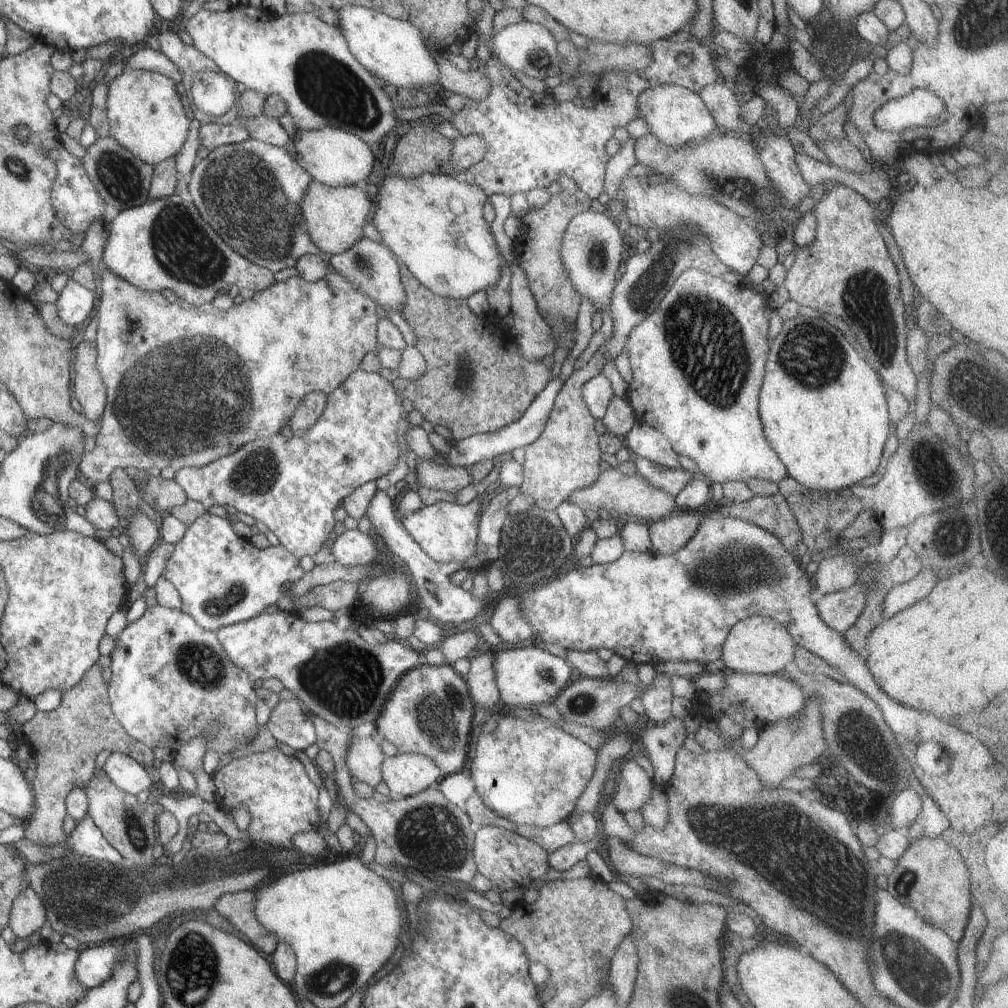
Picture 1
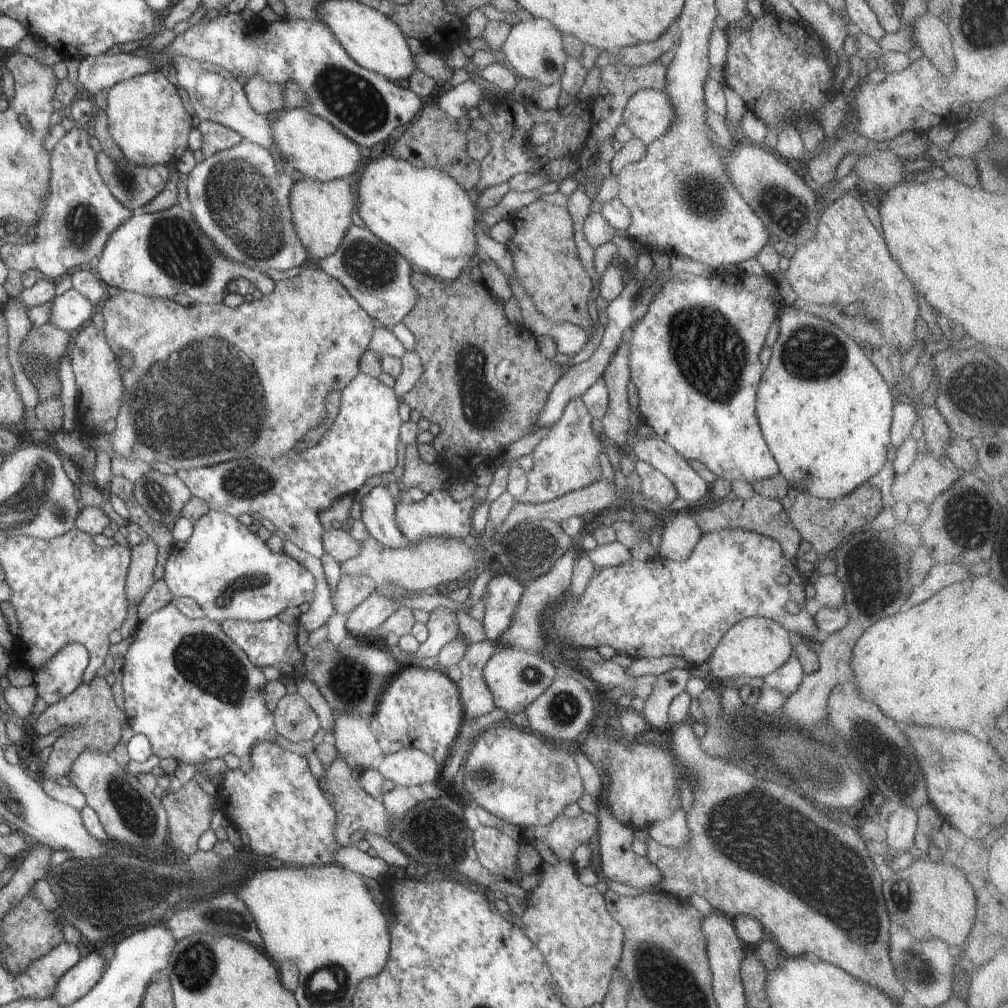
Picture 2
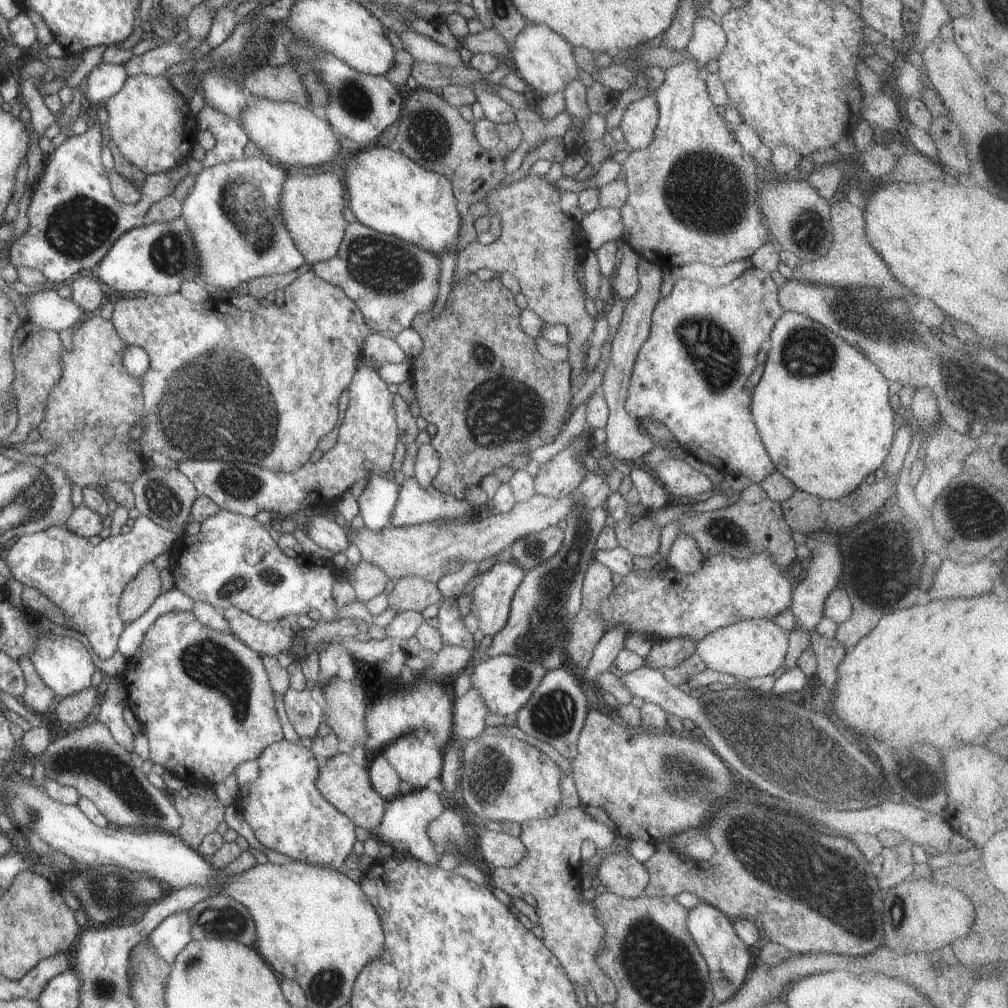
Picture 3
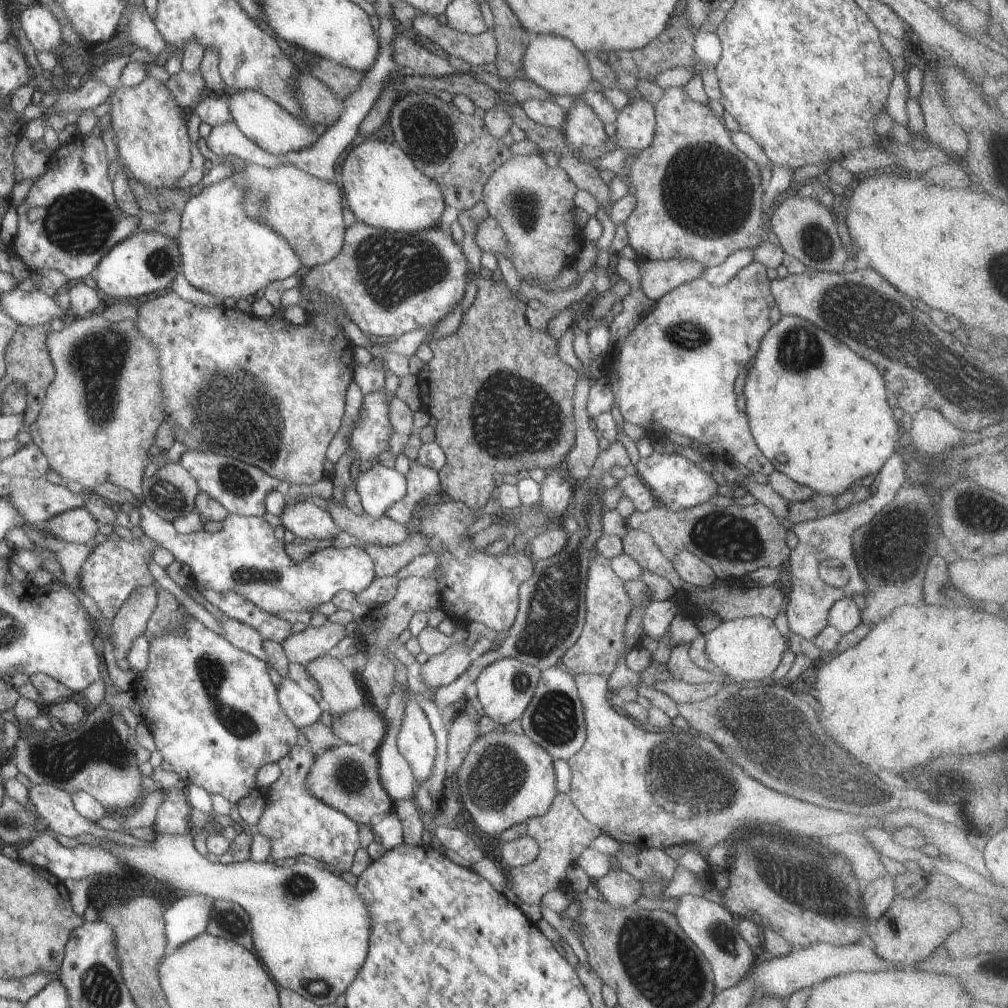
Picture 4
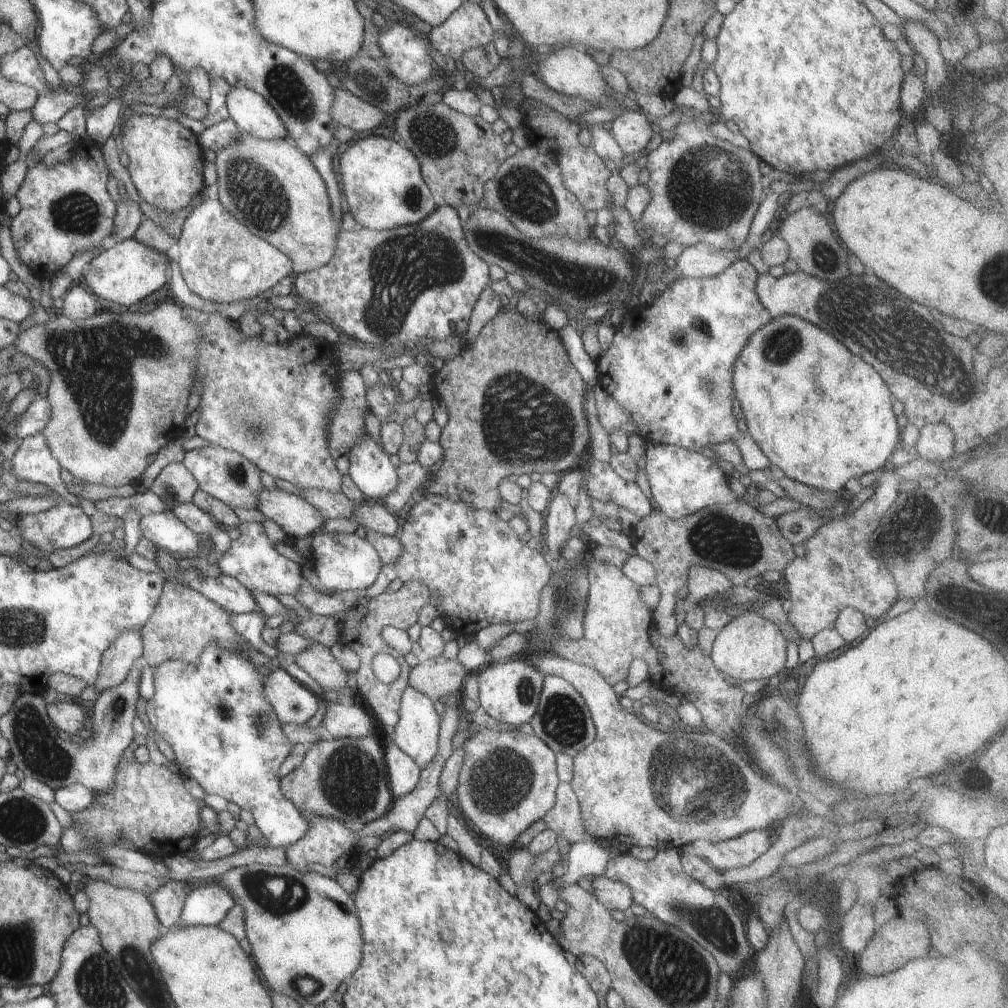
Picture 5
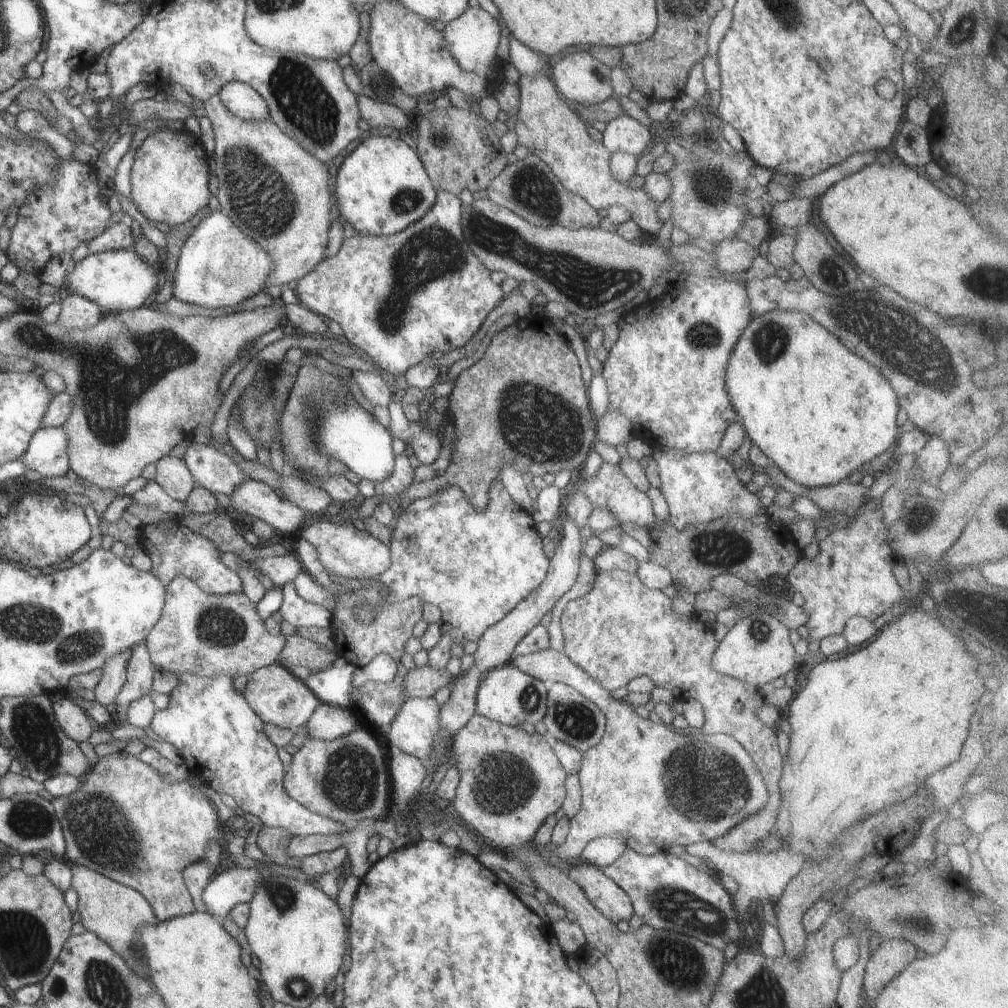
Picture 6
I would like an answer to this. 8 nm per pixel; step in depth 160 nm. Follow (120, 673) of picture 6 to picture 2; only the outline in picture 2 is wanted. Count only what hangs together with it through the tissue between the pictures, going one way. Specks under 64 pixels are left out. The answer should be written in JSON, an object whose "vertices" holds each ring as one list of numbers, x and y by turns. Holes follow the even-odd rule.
{"vertices":[[150,536,131,549,130,572,127,573,125,592,130,605,139,605,155,583,153,571,157,565,158,552]]}

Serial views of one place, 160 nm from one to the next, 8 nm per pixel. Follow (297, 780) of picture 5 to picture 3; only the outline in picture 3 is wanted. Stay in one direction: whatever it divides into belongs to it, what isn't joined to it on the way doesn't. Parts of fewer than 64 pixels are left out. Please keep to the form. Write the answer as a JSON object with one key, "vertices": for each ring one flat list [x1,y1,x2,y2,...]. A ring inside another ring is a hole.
{"vertices":[[341,754,328,759,328,762,320,768,316,787,329,804,344,816,352,820,352,824,372,832,382,822,387,799,380,797,372,788,368,769,358,766,350,754]]}

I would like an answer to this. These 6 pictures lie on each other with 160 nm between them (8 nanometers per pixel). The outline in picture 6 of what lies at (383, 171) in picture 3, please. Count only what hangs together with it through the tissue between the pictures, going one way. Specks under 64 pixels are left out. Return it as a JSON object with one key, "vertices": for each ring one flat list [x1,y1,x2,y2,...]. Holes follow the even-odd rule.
{"vertices":[[383,136,366,138,344,158,342,166,338,168,334,192,336,211,341,221,350,222,359,233,370,233,375,237,389,237,403,231,413,222,420,220,436,202,437,197,435,183,428,176,416,150,402,138]]}

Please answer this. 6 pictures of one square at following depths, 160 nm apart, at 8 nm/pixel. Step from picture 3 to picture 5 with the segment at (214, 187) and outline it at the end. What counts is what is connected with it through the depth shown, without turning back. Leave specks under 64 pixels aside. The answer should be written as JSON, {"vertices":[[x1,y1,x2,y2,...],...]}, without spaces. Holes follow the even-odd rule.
{"vertices":[[208,199,206,201,202,200,202,203,192,209,190,214,188,214,188,218,186,218,186,221,184,222,184,225,182,226,182,233,180,234,180,238,178,238,178,241,176,242,178,245,178,248,180,249,180,260,178,260,178,263,176,263,177,268,181,271,182,277,184,278,184,281,186,282,186,285,196,296,200,296,200,298,204,298,204,300,210,300,210,302,214,303,234,303,234,302,242,302,242,301,248,301,250,299,253,299,257,296,259,296,262,292,265,292,269,289,272,289,282,278,285,278,286,276,292,275,292,260,284,254,284,252,281,252,278,250,278,248,274,248,274,246,271,246,266,242,266,240,262,240,262,238,257,238,254,236,254,234,250,233,250,230,244,226,244,224,241,224,222,206,222,204,219,202,219,200,212,200]]}

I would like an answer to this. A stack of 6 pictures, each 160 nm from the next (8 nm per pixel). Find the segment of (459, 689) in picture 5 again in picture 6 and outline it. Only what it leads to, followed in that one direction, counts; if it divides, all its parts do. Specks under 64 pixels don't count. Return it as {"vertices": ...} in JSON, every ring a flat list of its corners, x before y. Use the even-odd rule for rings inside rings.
{"vertices":[[428,664,423,667,414,667,405,672,403,678,404,698,430,698,443,686,451,686,456,677,446,669,438,670]]}

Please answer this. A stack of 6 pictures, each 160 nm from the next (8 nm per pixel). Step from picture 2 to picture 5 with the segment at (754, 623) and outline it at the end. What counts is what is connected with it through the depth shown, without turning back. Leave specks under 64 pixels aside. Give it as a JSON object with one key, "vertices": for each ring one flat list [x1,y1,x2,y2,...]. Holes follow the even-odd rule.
{"vertices":[[750,612,731,620,727,626,724,626,724,628,717,632,710,656,718,671,722,672,726,678,737,682,766,680,776,675,781,675,786,663,786,652,787,640,784,638,779,626,775,622,769,622,761,615]]}

